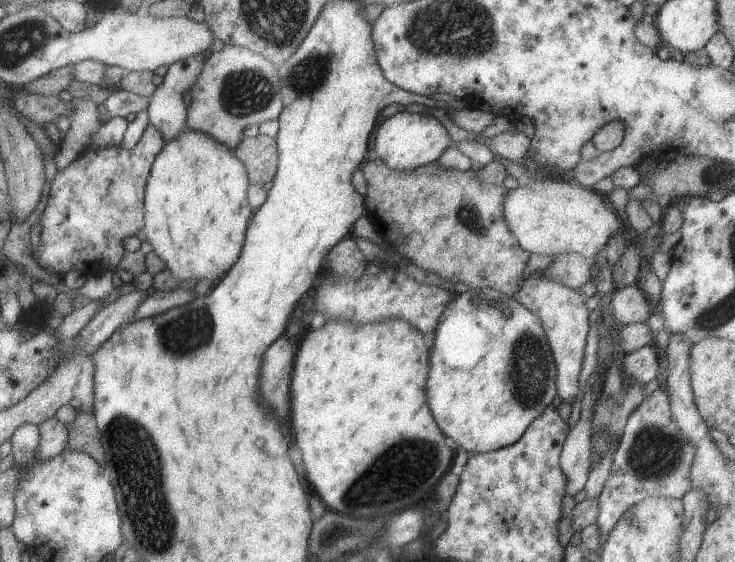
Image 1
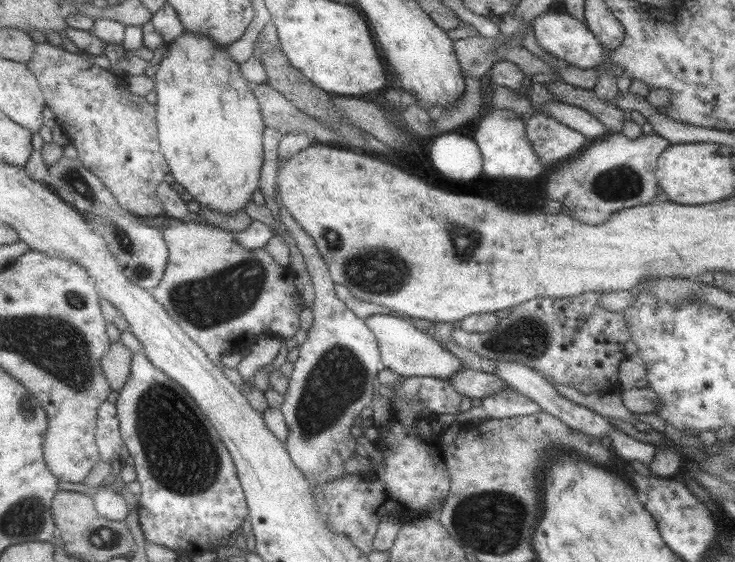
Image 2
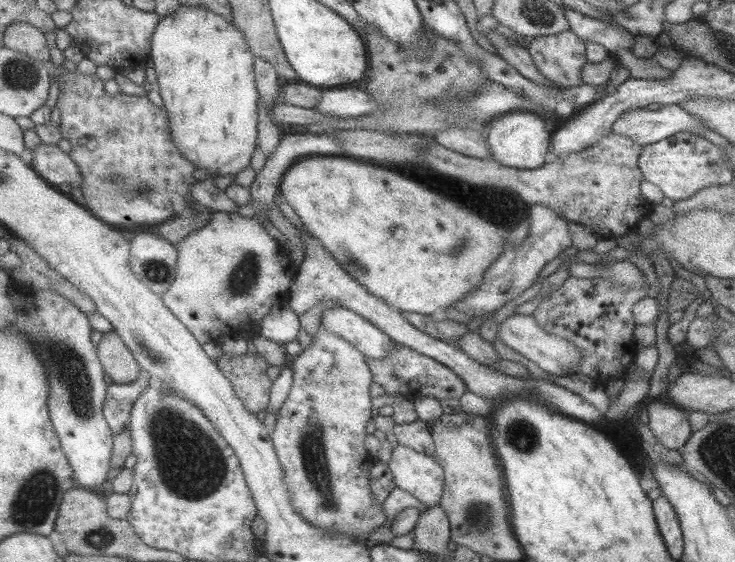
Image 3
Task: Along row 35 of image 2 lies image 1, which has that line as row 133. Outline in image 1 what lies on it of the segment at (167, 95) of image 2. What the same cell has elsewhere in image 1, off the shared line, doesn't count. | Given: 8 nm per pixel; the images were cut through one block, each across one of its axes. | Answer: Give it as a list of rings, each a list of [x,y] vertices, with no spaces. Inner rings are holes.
[[[188,130],[164,144],[146,184],[146,238],[178,280],[206,278],[214,282],[236,264],[254,213],[248,202],[248,187],[244,162],[216,138]]]

